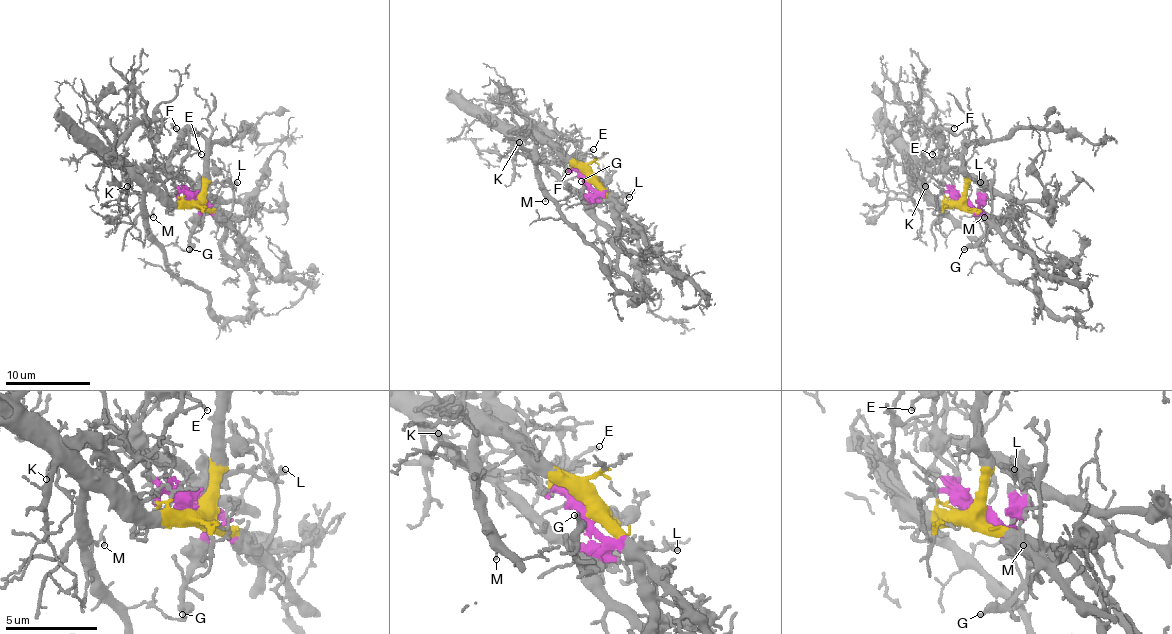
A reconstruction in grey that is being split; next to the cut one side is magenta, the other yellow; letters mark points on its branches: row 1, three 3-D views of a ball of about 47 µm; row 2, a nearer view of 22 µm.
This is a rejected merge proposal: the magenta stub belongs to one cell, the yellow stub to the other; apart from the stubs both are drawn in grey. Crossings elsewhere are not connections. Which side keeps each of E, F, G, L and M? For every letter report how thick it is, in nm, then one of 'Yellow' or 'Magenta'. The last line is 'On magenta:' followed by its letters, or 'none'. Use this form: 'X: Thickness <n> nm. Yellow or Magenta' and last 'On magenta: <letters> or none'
E: Thickness 160 nm. Magenta
F: Thickness 140 nm. Magenta
G: Thickness 320 nm. Magenta
L: Thickness 170 nm. Magenta
M: Thickness 70 nm. Yellow
On magenta: E, F, G, L

